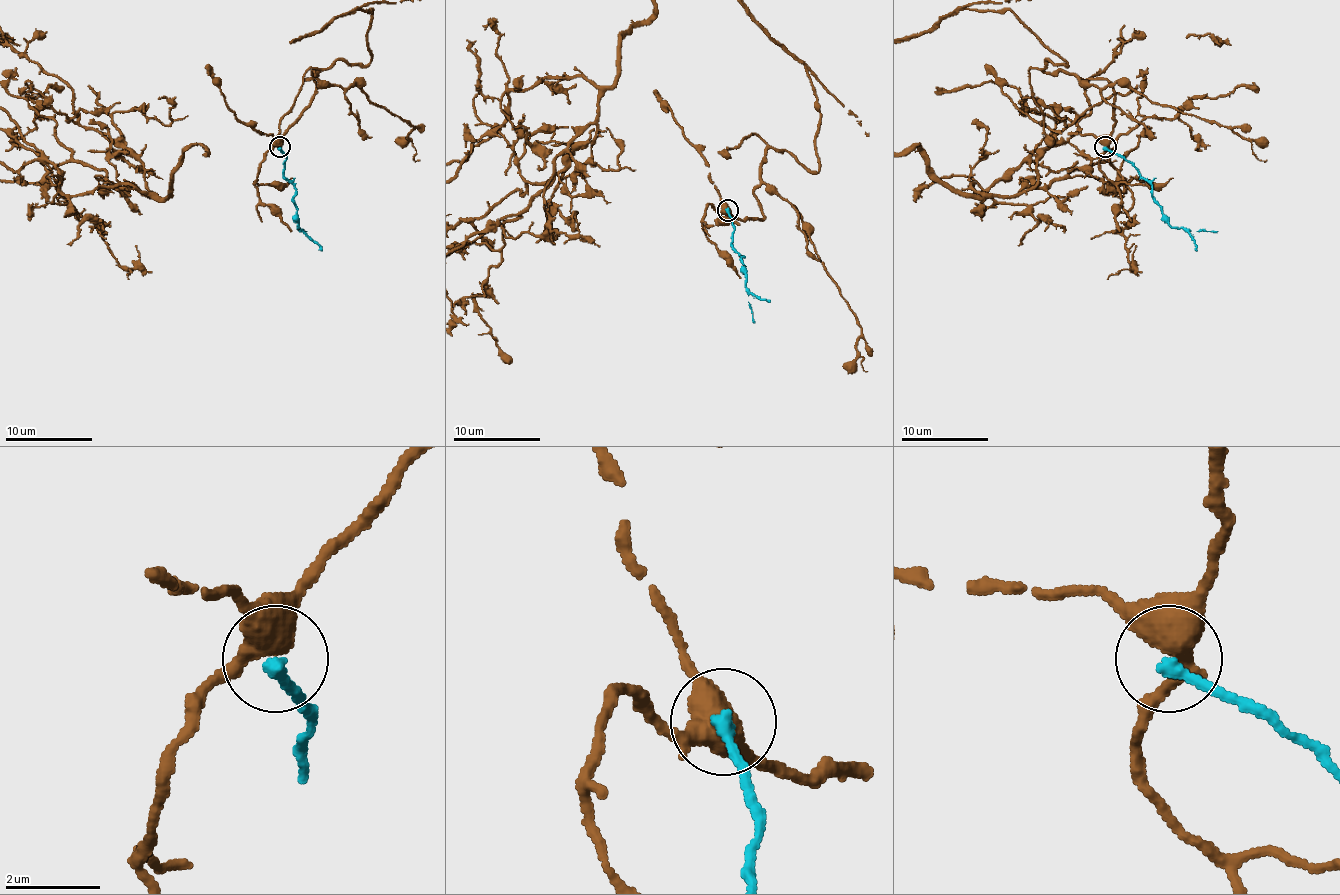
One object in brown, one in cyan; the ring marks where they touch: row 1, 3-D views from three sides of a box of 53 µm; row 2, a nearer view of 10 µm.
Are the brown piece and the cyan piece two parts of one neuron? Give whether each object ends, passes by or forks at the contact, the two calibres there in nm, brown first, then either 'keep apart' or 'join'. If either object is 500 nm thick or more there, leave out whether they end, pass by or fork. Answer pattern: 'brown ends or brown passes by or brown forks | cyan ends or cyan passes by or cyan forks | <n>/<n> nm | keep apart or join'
brown forks | cyan ends | 440/280 nm | keep apart

